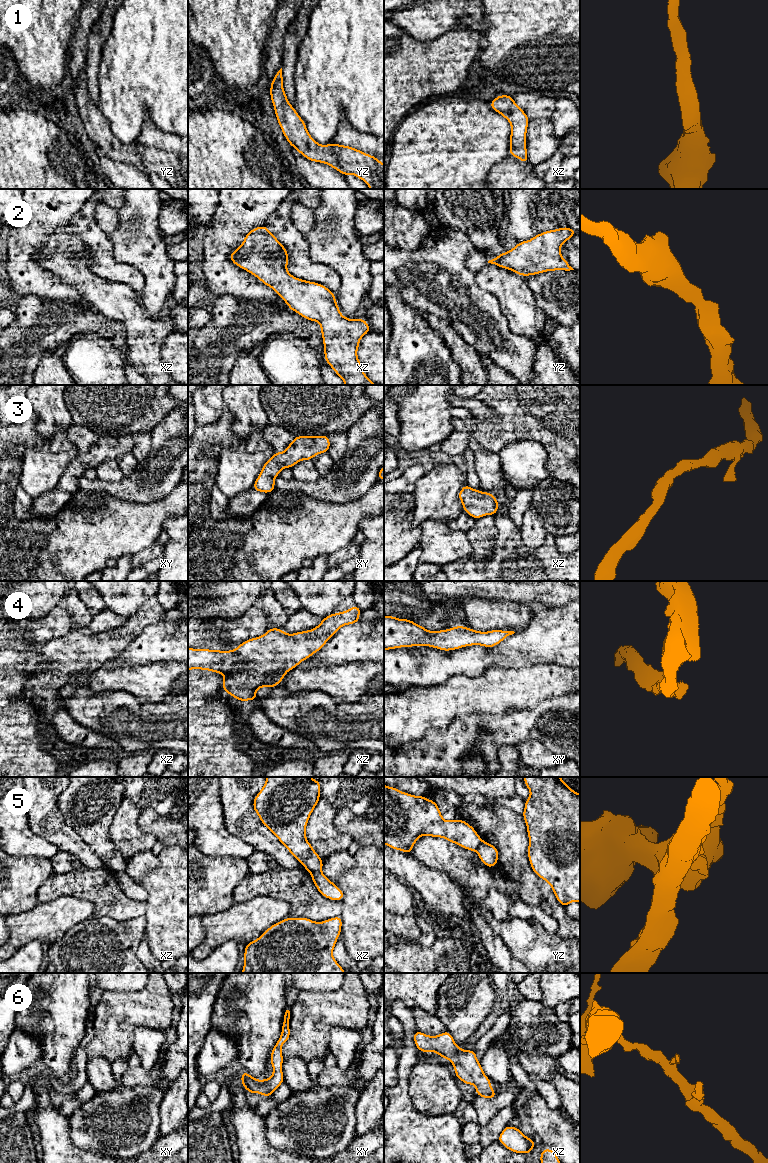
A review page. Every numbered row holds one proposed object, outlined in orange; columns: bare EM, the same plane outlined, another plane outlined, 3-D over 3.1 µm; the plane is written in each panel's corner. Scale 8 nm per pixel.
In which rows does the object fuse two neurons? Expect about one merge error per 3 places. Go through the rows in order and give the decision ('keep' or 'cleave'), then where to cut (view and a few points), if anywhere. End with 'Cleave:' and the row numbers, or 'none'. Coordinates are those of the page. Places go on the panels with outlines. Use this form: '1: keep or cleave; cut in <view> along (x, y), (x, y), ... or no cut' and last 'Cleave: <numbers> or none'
1: keep; no cut
2: keep; no cut
3: keep; no cut
4: keep; no cut
5: cleave; cut in xz along (320, 871), (312, 871), (310, 873)
6: keep; no cut
Cleave: 5

